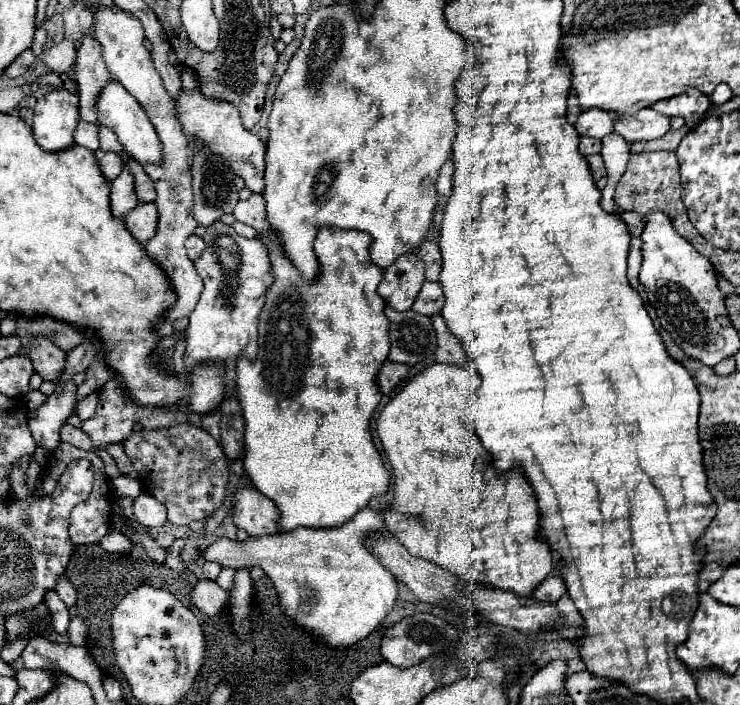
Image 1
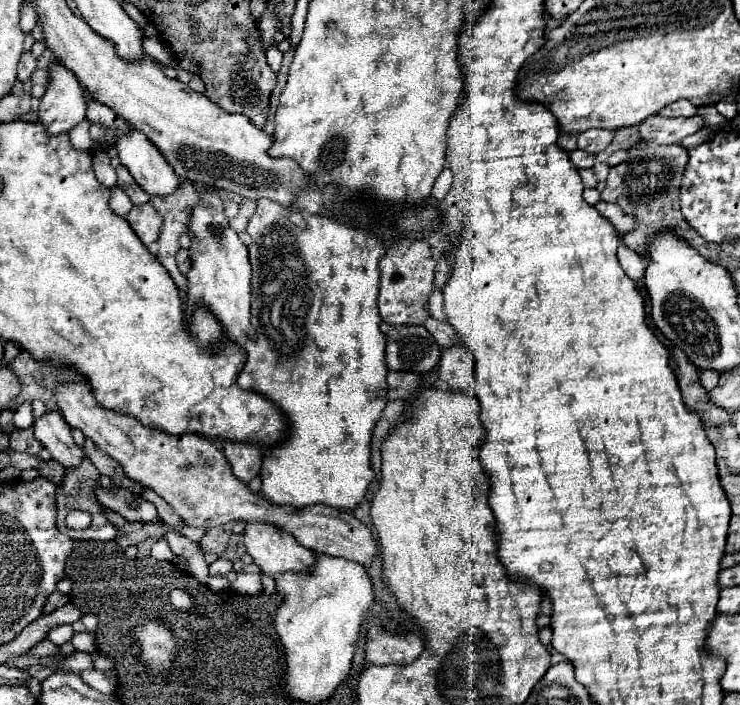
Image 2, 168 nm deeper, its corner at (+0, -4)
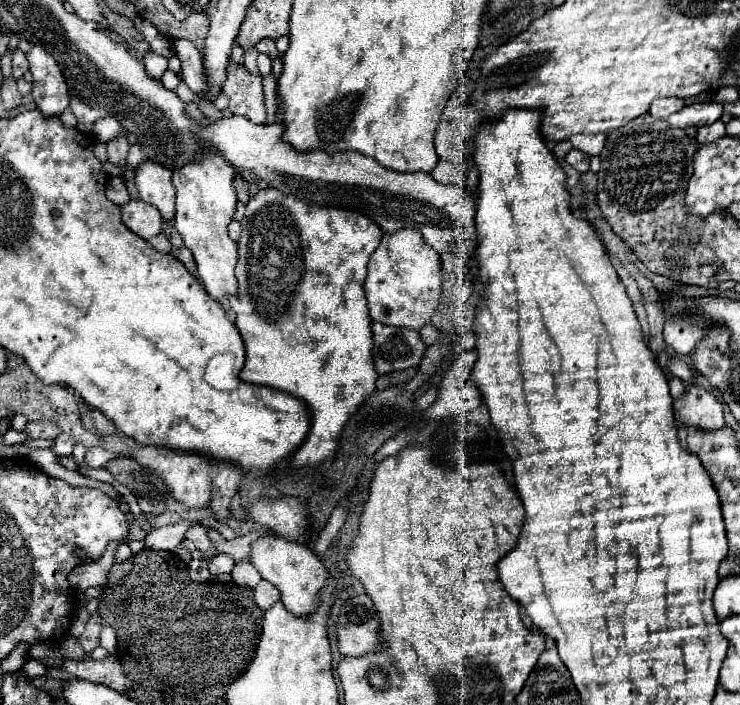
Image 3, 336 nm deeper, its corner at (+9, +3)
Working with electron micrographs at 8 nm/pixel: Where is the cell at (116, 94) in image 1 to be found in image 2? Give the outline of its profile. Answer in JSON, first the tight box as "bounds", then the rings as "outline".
{"bounds":[116,127,180,195],"outline":[[[130,127],[124,135],[116,139],[118,159],[138,185],[150,195],[168,195],[174,193],[180,179],[170,169],[170,163],[162,157],[158,147],[140,131]]]}

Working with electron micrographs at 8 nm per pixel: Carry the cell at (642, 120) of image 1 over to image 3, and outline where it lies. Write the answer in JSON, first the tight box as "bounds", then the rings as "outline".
{"bounds":[667,102,723,128],"outline":[[[695,102],[691,106],[685,106],[683,110],[671,114],[667,118],[667,122],[673,126],[673,128],[689,128],[689,126],[695,126],[695,128],[701,128],[701,126],[707,126],[707,124],[713,124],[721,118],[723,114],[723,104],[719,102]]]}

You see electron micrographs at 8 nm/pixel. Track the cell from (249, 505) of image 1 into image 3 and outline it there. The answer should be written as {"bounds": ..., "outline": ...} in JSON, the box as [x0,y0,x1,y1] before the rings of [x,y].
{"bounds":[251,536,327,616],"outline":[[[281,536],[257,538],[251,548],[251,564],[259,570],[263,580],[271,582],[279,590],[281,602],[293,616],[311,616],[317,610],[321,590],[327,584],[327,570],[321,560],[309,550],[309,546],[287,542]]]}

